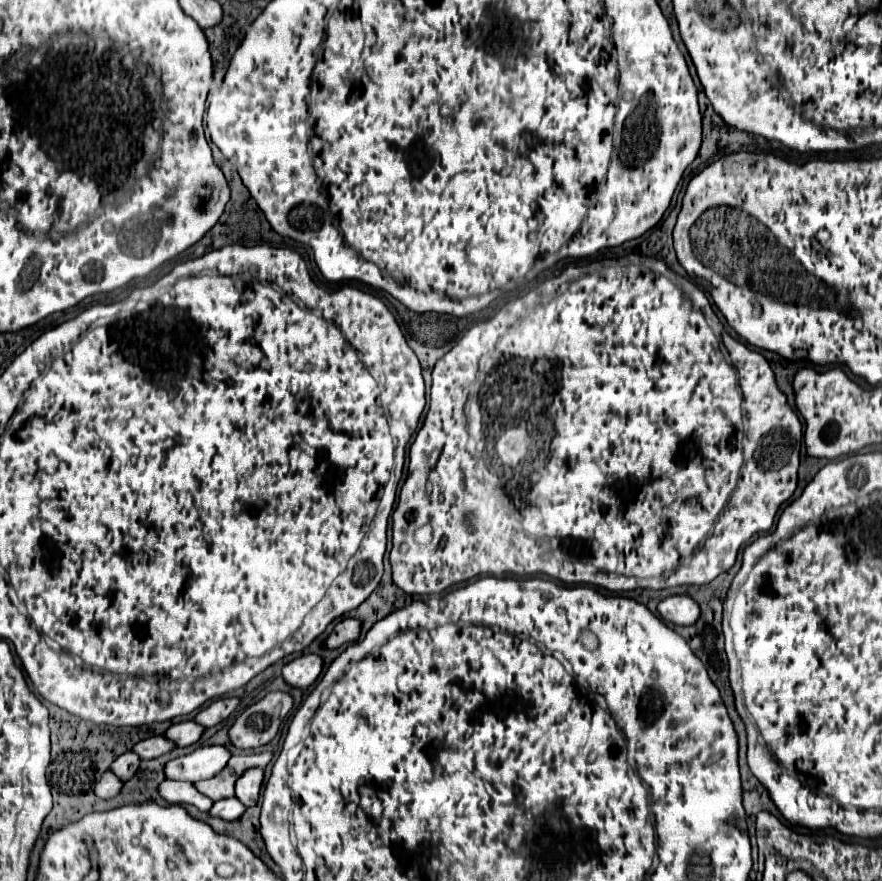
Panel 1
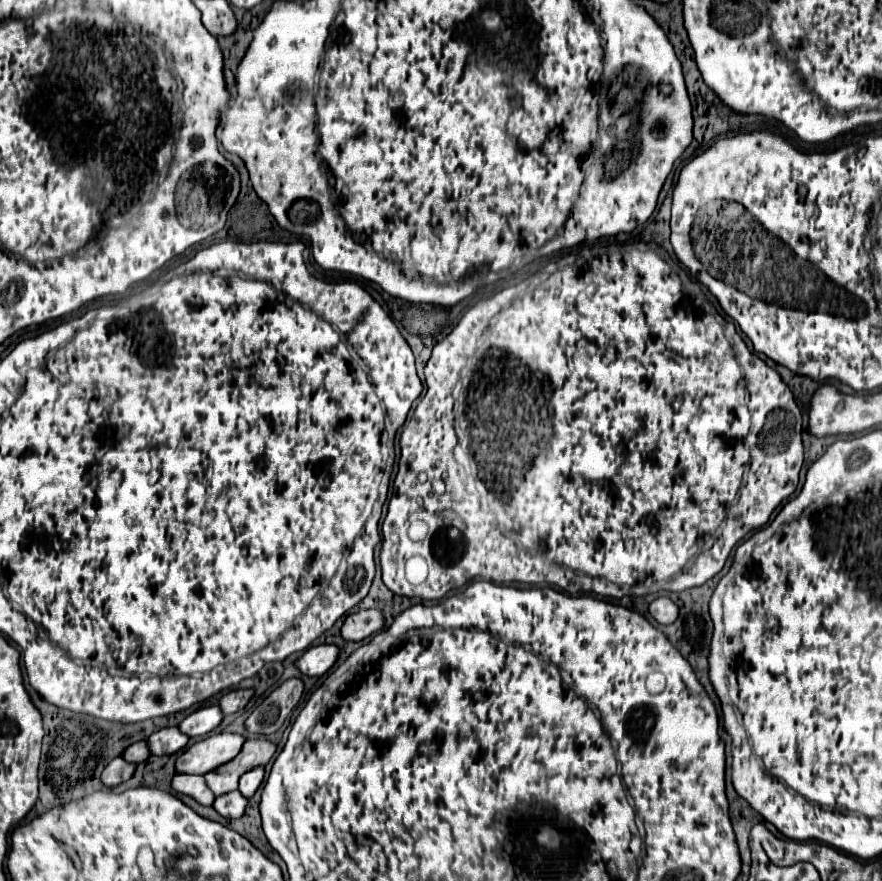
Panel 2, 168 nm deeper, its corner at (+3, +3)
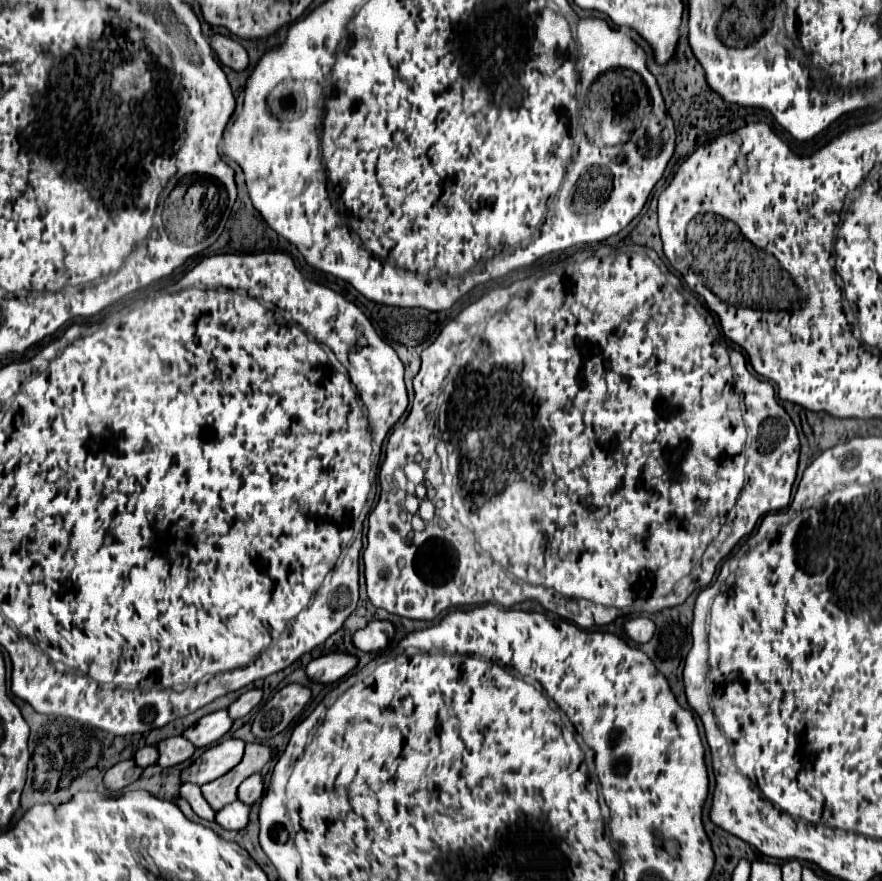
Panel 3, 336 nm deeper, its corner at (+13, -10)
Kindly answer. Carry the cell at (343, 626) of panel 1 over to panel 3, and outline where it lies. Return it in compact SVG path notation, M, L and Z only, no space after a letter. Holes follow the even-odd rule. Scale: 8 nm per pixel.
M372 620L370 624L352 634L352 644L356 650L362 652L378 652L384 650L392 638L394 638L394 626L390 622Z

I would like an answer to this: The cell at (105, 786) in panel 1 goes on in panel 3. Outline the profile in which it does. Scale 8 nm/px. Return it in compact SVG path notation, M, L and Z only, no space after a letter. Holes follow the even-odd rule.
M124 760L124 762L116 764L116 766L112 766L104 774L104 788L108 792L120 792L138 778L140 776L138 776L138 768L134 766L134 760Z

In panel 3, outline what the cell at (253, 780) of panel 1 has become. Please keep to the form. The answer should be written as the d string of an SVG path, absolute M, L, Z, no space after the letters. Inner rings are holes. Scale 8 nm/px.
M252 774L252 778L246 778L240 788L238 788L238 800L244 804L254 804L260 796L262 796L264 784L262 784L262 776L260 774Z

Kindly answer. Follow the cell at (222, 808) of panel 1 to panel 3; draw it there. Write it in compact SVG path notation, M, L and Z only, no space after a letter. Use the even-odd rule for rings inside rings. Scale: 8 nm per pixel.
M232 802L228 806L224 806L224 810L216 812L216 822L224 828L224 830L240 830L246 828L248 824L248 814L250 814L250 806L242 804L242 802Z

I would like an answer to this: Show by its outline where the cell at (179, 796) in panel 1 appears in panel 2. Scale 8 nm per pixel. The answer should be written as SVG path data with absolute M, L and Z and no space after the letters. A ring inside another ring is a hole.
M174 775L172 787L178 793L194 797L202 805L212 805L214 803L214 793L206 787L206 781L202 775Z

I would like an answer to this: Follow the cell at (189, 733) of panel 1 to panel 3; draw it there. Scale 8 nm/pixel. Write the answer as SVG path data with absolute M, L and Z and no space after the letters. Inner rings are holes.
M218 710L200 718L194 726L186 728L182 736L190 740L196 748L204 748L218 742L230 730L230 726L232 720L228 718L228 710Z

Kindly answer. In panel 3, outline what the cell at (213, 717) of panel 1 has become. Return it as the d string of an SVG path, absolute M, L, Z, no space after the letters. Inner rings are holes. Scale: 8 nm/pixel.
M254 688L254 690L248 690L248 692L244 692L234 704L230 704L230 708L228 708L228 714L230 714L230 718L232 720L236 720L236 718L242 718L242 716L246 716L258 702L262 700L262 690L258 690L258 688Z

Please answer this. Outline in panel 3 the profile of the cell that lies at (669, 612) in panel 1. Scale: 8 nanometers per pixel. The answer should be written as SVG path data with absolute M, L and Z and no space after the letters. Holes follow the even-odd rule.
M638 616L638 618L632 618L624 624L624 630L628 634L628 638L632 638L634 642L650 642L650 638L654 636L656 632L656 624L650 620L650 618L644 618L644 616Z

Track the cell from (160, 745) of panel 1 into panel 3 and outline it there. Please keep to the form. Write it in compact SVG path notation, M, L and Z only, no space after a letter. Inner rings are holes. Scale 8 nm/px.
M176 736L176 738L168 738L168 740L162 740L156 744L158 748L158 766L166 768L166 766L176 766L184 760L188 760L192 754L194 754L194 746L182 738L182 736Z

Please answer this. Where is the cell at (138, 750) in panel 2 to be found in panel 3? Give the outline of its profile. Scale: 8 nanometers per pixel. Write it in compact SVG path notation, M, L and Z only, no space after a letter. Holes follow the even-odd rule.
M144 746L144 748L140 748L140 750L134 754L134 762L136 762L136 766L140 766L140 768L146 768L146 766L156 764L156 758L158 758L158 754L156 754L156 748L154 748L154 746Z

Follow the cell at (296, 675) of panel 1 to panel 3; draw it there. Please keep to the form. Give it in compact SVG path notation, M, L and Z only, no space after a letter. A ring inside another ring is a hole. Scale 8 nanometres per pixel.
M326 654L326 656L314 658L306 666L306 676L318 684L332 684L342 676L346 676L356 666L356 662L358 658L350 654Z

